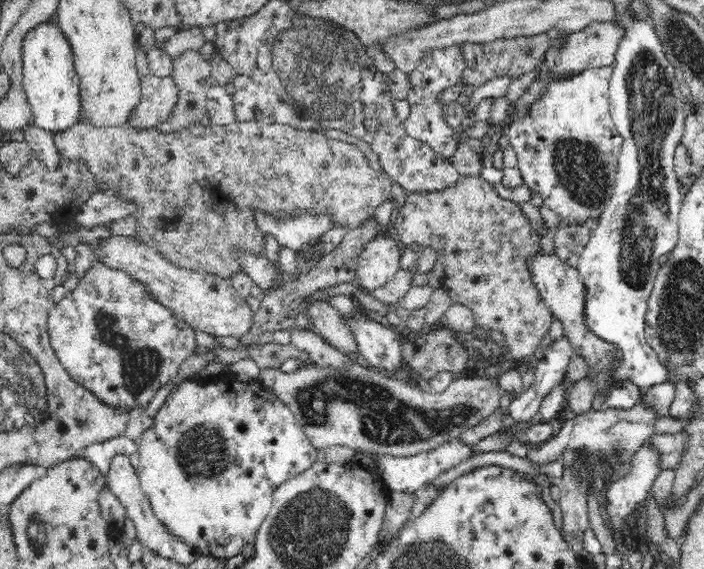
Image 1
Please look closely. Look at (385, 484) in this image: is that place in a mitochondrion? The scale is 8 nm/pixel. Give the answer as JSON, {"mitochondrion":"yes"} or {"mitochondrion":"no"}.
{"mitochondrion":"no"}

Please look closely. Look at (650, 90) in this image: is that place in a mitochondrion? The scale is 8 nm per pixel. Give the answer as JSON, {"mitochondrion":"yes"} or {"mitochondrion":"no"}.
{"mitochondrion":"yes"}

